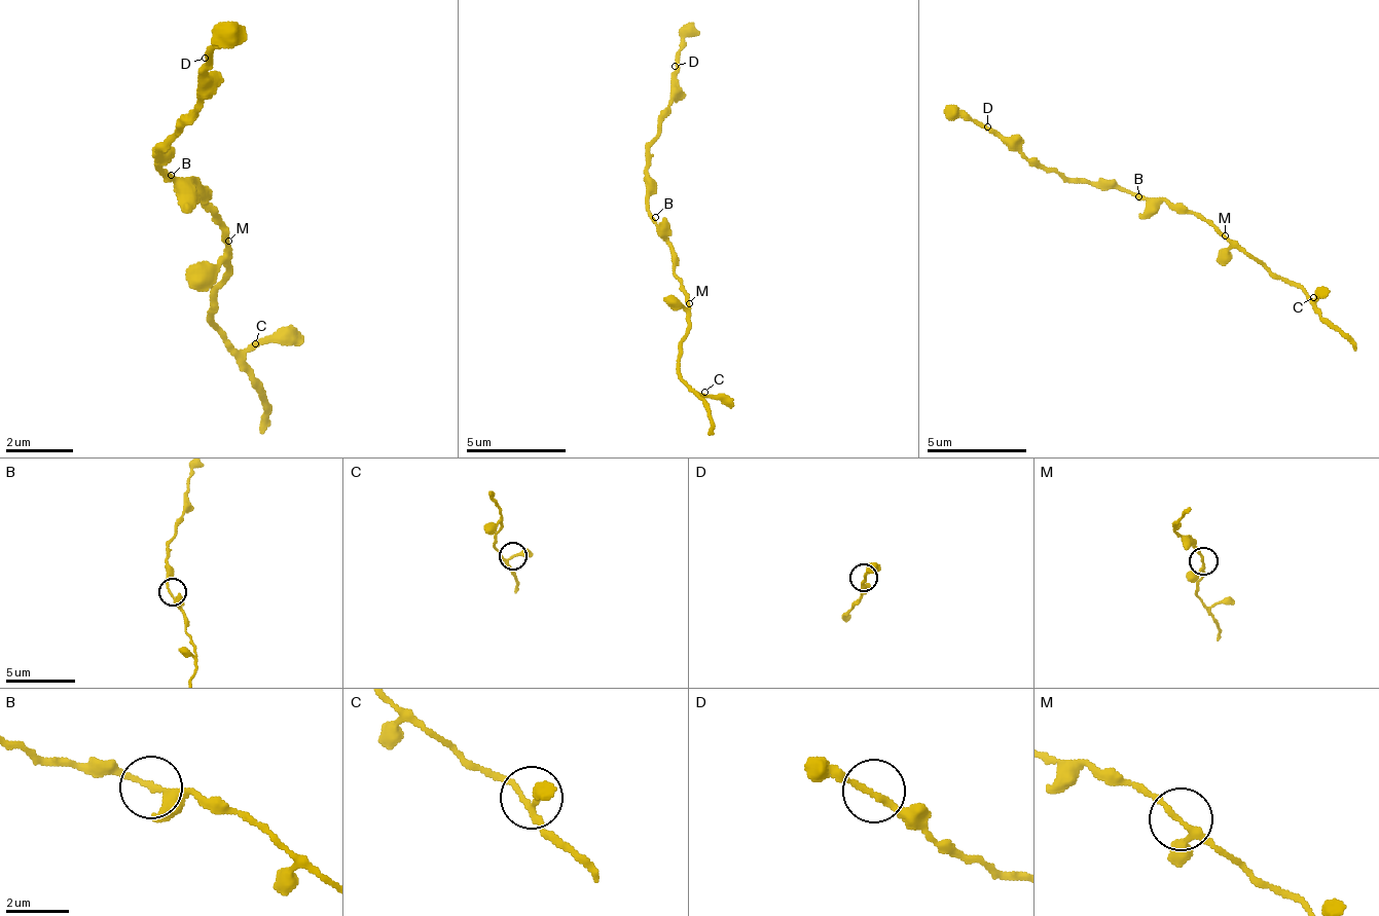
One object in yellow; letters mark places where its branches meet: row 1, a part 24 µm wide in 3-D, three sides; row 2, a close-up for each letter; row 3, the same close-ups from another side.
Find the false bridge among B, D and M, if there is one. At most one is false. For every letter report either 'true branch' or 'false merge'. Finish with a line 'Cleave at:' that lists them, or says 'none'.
B: true branch
D: true branch
M: true branch
Cleave at: none

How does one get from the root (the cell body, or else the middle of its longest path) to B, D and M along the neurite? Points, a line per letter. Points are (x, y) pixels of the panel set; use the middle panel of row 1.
B: (664, 242), (664, 231), (655, 221), (655, 217)
D: (664, 242), (664, 231), (650, 212), (650, 141), (659, 132), (659, 111), (669, 101), (669, 76), (675, 66)
M: (664, 242), (669, 247), (669, 261), (675, 266), (680, 292), (690, 301)

